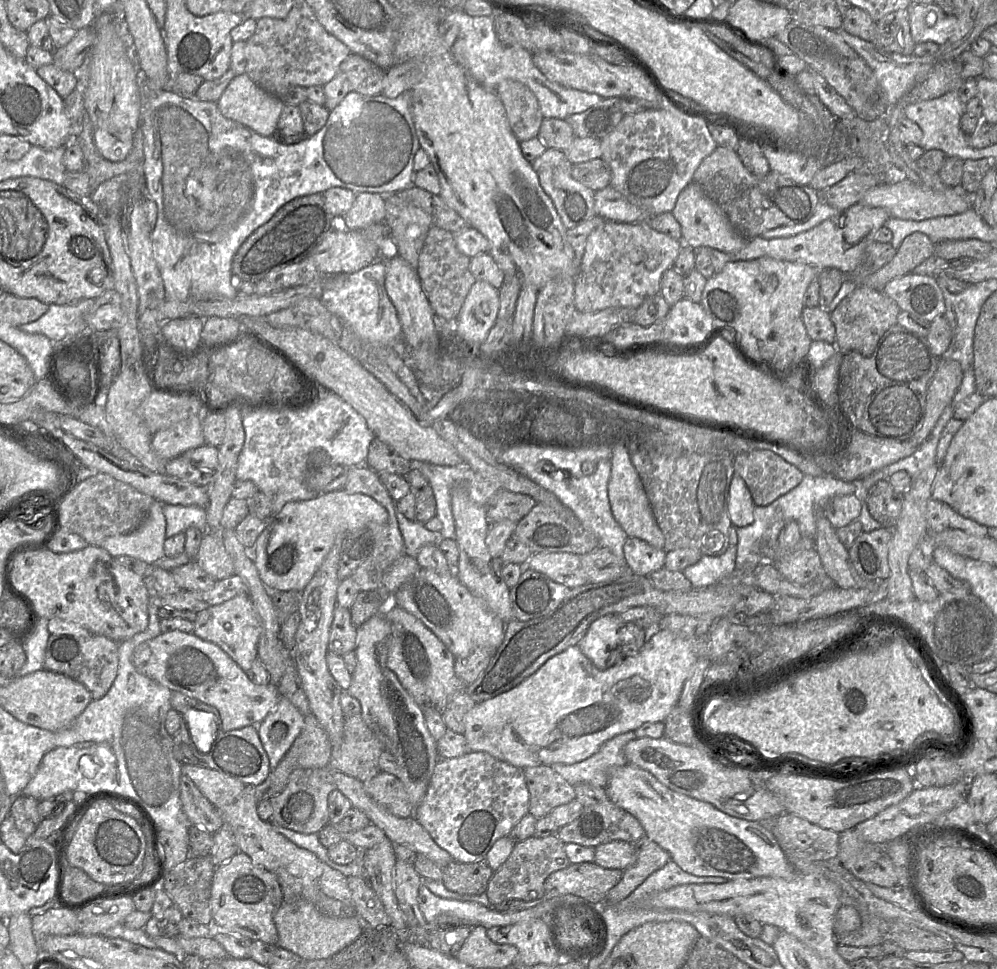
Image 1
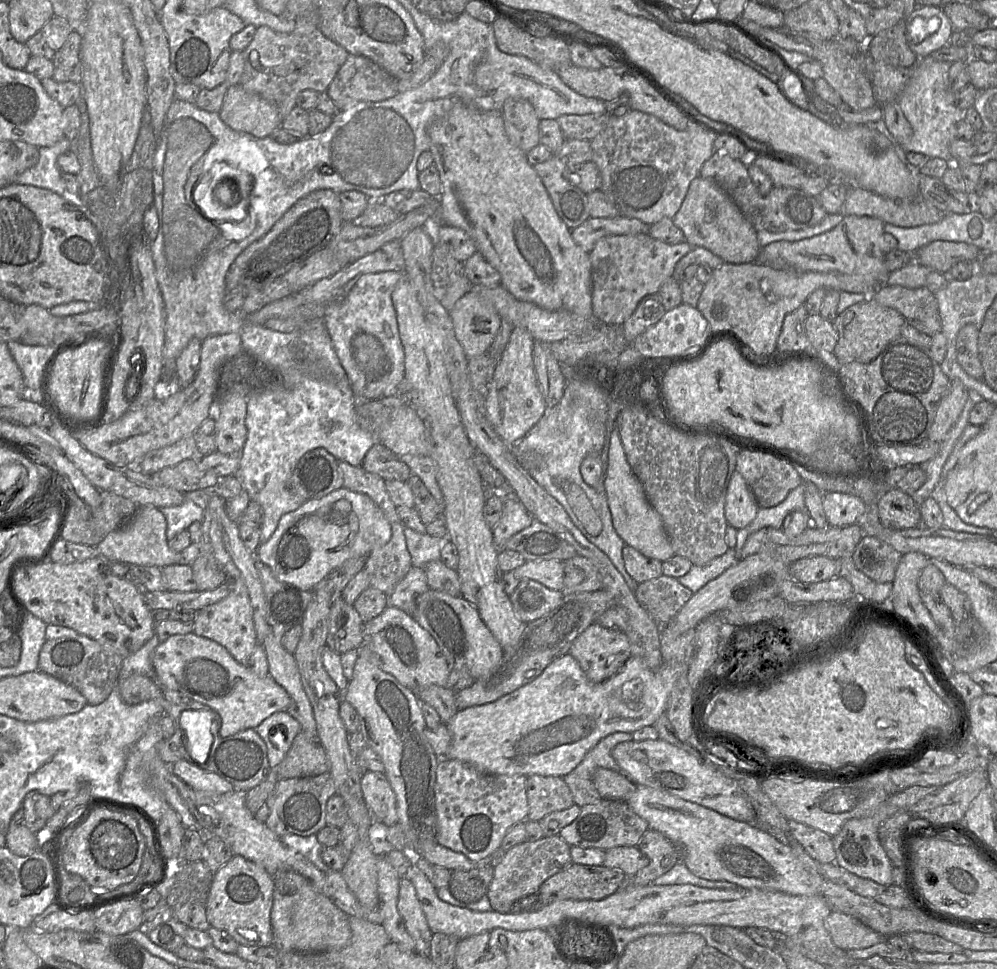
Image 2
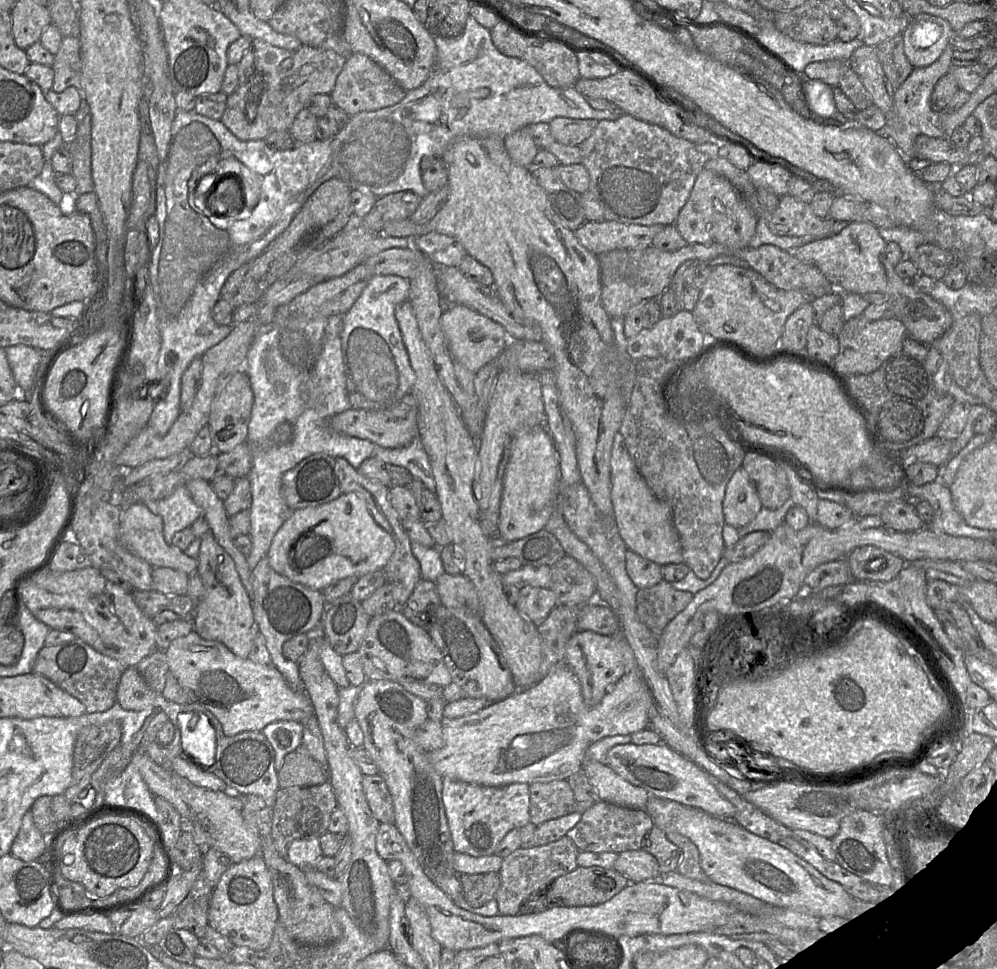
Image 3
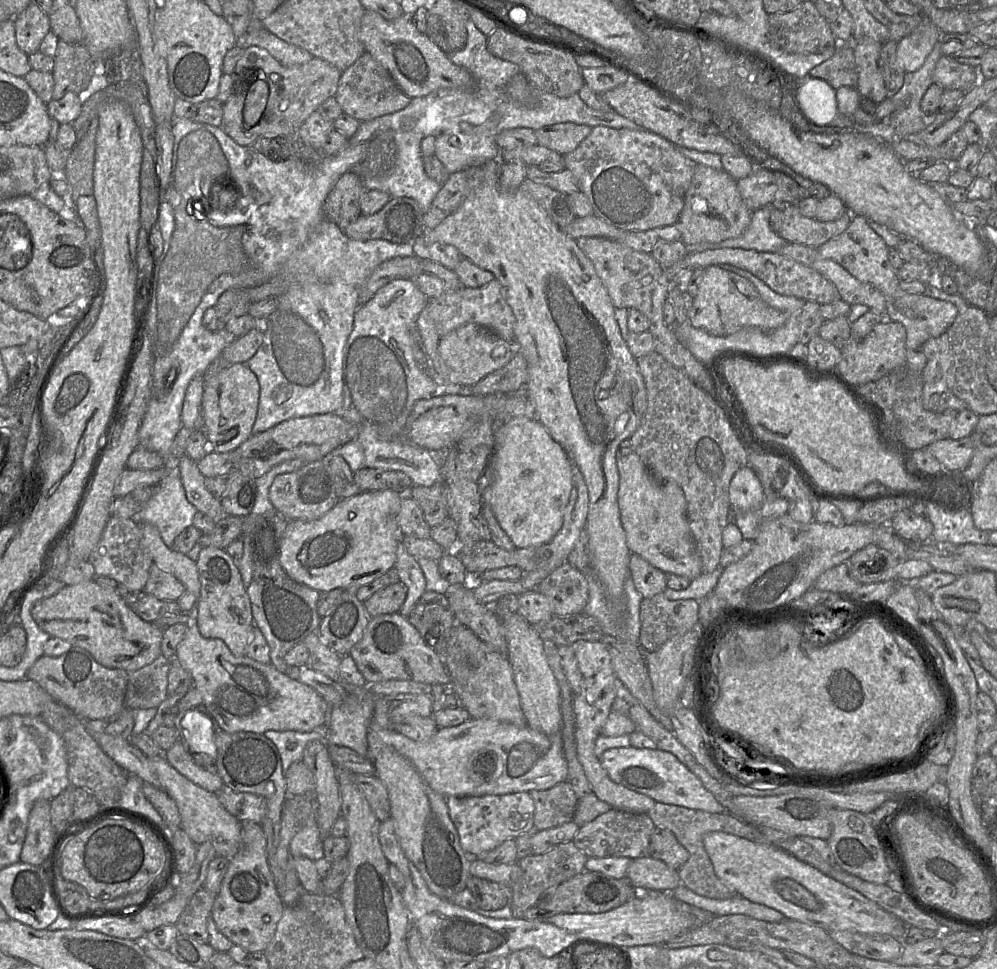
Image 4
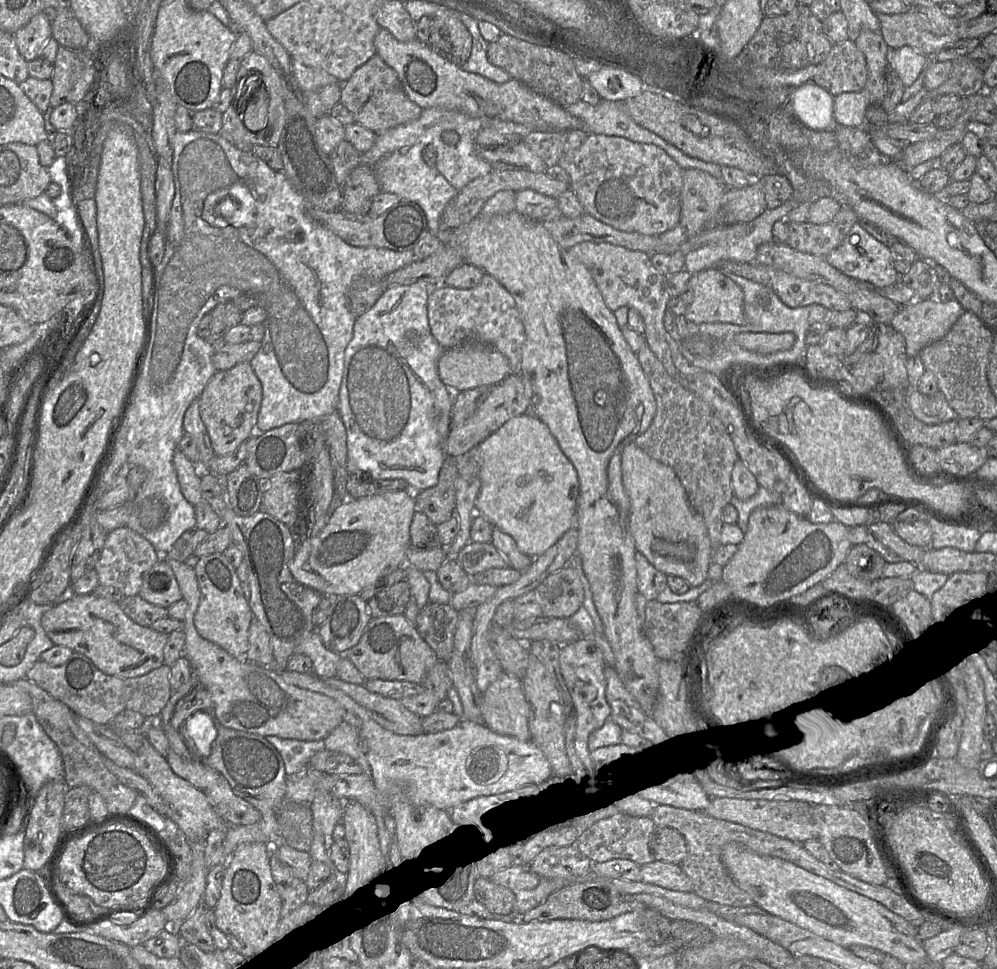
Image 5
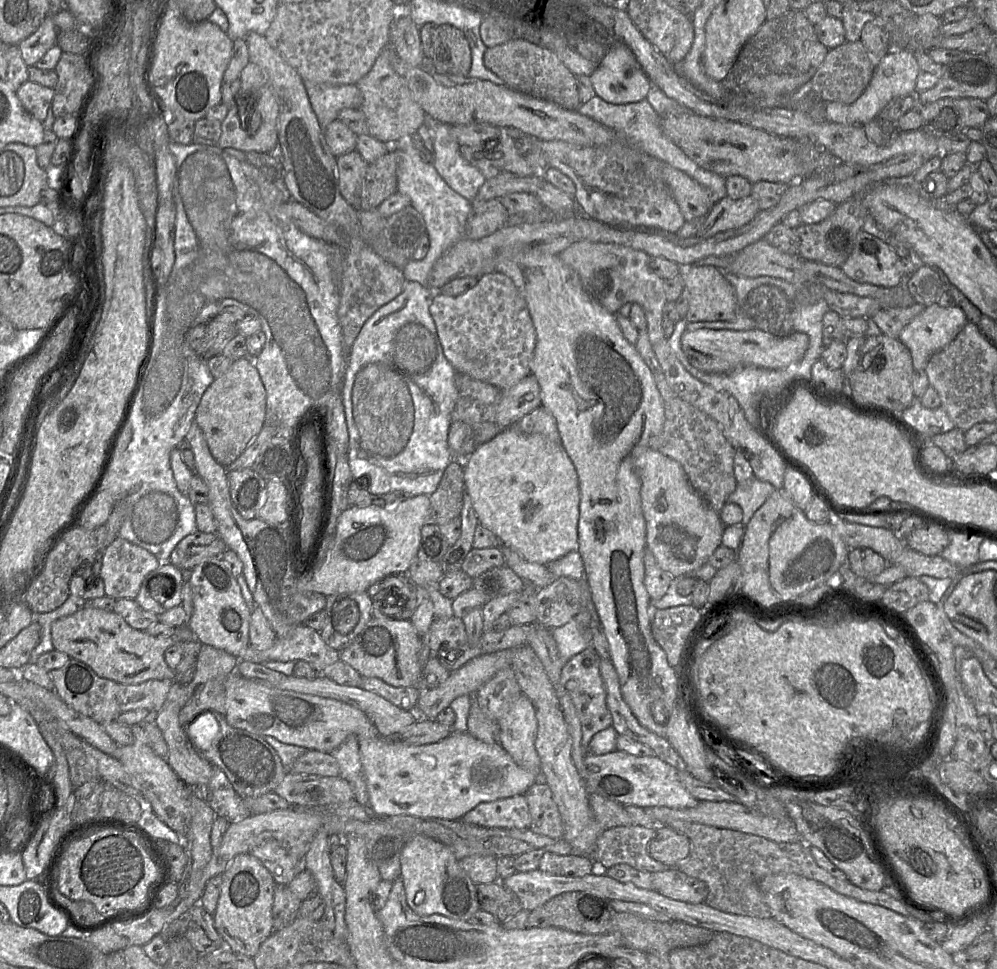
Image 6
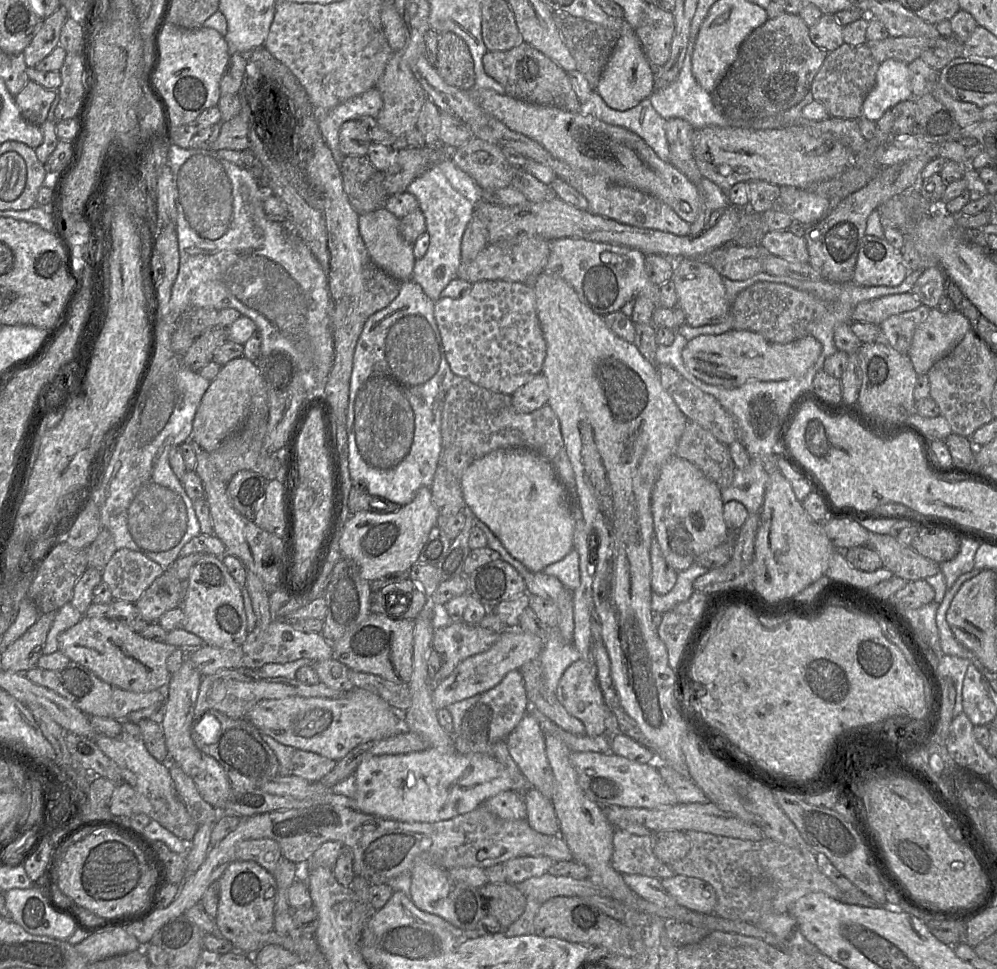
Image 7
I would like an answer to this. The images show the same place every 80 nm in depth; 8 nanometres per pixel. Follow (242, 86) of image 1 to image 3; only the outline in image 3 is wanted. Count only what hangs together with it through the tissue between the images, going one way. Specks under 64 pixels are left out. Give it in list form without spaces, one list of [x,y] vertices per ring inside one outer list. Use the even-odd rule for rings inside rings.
[[[226,108],[221,122],[242,141],[264,140],[271,132],[271,129],[261,118],[249,121],[244,111],[235,108]]]

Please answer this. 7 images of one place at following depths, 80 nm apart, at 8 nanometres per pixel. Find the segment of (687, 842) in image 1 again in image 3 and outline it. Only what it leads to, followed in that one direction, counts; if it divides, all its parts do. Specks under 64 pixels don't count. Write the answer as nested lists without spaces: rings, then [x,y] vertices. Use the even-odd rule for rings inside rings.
[[[650,796],[644,810],[665,833],[677,831],[698,848],[700,864],[708,878],[779,908],[804,911],[819,919],[848,917],[855,900],[840,884],[823,876],[790,850],[755,835],[733,820],[712,816],[679,802]]]

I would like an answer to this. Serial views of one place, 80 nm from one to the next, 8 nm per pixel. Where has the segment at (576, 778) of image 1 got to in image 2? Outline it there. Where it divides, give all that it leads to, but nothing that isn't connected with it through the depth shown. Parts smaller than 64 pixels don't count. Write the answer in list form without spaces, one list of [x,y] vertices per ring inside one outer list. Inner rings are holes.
[[[616,732],[606,736],[586,754],[581,763],[570,773],[584,779],[592,779],[592,775],[598,767],[623,773],[612,756],[612,750],[617,744],[631,740],[633,740],[633,733],[630,732]]]

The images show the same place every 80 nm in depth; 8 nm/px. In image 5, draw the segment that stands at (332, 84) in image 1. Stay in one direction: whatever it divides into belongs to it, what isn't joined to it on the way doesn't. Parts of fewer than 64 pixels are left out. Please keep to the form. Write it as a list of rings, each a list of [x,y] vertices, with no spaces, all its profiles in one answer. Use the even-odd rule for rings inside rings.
[[[376,54],[342,84],[339,103],[347,107],[357,123],[375,134],[414,121],[423,111],[406,95],[395,71]]]

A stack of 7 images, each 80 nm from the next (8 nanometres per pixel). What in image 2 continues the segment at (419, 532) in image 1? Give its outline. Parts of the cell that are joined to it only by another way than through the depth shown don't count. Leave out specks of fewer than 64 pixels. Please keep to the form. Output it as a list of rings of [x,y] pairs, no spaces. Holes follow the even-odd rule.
[[[406,526],[403,530],[413,566],[425,568],[427,563],[441,560],[441,548],[444,540],[428,533],[416,532]]]

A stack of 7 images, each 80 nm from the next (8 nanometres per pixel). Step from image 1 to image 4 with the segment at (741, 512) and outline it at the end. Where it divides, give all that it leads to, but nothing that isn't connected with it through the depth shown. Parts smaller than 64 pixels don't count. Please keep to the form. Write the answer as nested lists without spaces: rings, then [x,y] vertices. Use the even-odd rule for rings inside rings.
[[[748,465],[740,468],[729,485],[729,501],[733,511],[757,511],[764,503],[764,489]]]

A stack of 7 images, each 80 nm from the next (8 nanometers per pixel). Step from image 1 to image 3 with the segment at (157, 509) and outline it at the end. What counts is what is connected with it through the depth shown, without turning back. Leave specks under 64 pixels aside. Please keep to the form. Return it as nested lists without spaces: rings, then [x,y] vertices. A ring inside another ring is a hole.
[[[133,503],[124,507],[120,516],[118,541],[131,554],[145,560],[153,568],[166,567],[182,571],[188,575],[197,572],[198,560],[189,557],[177,547],[165,542],[162,518],[152,513],[143,503]]]

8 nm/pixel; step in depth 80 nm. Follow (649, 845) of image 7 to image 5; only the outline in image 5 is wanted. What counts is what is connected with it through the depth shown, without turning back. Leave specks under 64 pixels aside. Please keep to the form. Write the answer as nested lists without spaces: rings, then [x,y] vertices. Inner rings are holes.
[[[618,815],[590,828],[578,835],[576,847],[593,863],[606,862],[613,859],[631,860],[639,866],[655,861],[650,853],[650,837],[656,828],[651,817],[632,817]]]

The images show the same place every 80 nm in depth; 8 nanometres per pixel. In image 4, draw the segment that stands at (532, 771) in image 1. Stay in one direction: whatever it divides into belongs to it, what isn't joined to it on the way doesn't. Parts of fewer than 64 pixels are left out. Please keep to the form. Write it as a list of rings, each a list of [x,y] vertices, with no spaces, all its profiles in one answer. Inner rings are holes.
[[[567,781],[529,793],[535,806],[534,830],[554,828],[573,820],[579,799]]]

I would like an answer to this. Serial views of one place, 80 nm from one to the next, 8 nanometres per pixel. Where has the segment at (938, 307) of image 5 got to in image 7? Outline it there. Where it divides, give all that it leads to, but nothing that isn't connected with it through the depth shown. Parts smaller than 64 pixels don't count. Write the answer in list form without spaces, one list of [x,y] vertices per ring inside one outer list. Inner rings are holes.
[[[938,308],[930,309],[927,319],[915,330],[908,351],[915,372],[918,375],[927,375],[930,368],[949,353],[970,329],[970,322],[959,311],[942,313]]]

